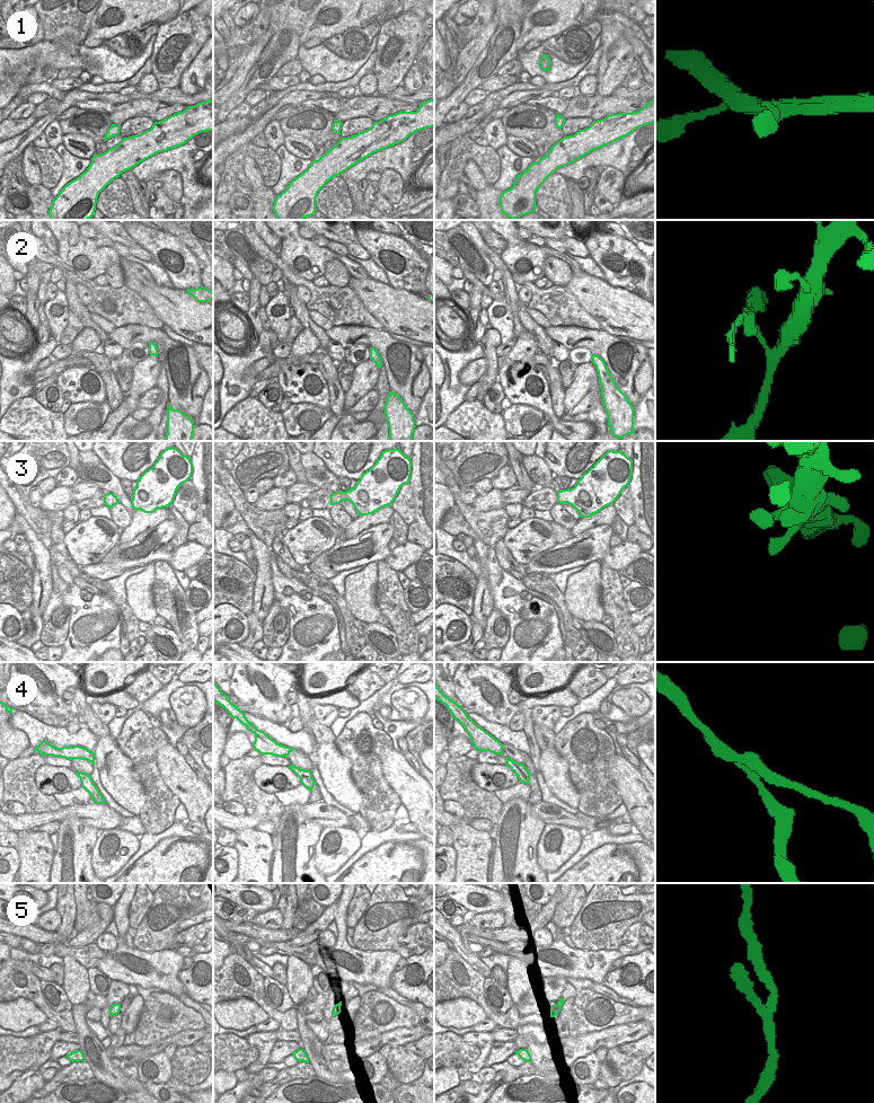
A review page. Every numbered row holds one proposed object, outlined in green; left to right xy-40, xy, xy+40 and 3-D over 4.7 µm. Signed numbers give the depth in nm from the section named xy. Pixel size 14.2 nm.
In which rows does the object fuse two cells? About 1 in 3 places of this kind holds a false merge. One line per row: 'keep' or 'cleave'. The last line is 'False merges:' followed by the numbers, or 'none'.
1: keep
2: cleave
3: keep
4: cleave
5: keep
False merges: 2, 4

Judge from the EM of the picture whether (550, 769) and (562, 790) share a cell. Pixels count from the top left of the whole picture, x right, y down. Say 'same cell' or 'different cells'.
same cell

